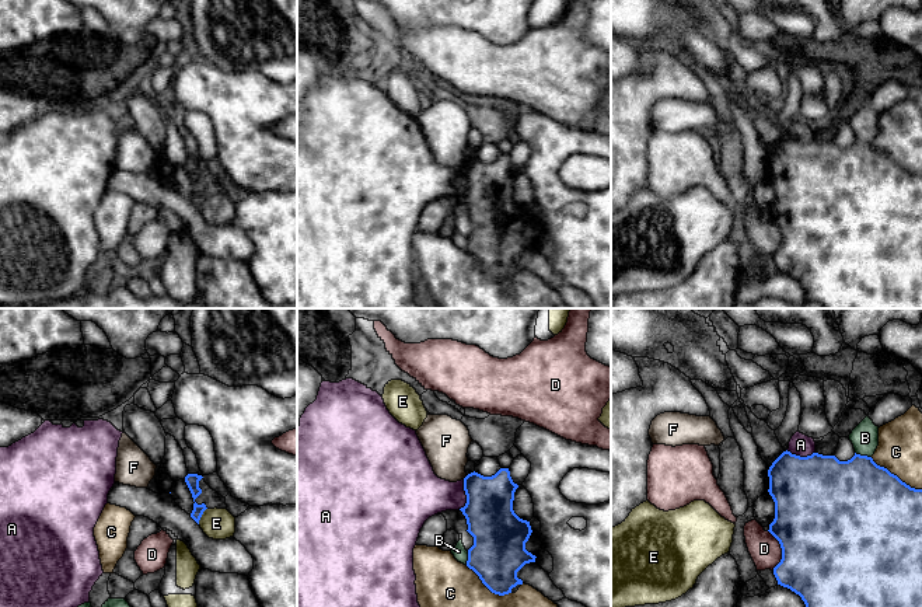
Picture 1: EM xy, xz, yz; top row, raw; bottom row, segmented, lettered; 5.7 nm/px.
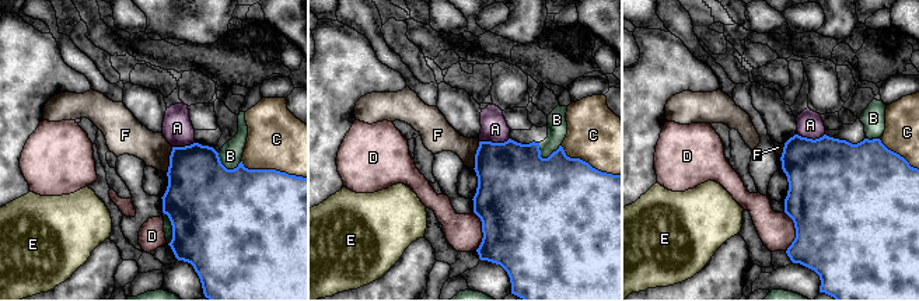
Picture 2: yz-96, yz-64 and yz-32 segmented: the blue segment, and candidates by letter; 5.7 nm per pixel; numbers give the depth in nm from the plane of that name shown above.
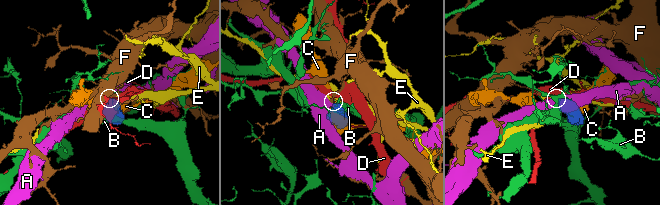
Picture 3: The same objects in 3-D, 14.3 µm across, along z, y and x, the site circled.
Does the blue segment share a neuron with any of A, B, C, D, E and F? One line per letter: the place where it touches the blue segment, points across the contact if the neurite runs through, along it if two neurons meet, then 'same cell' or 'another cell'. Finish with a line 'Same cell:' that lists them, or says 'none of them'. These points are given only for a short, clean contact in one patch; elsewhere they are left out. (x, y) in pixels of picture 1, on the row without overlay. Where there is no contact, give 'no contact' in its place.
A: contact xz (465, 180); another cell
B: contact yz (863, 142); another cell
C: contact yz (896, 161); another cell
D: contact yz (782, 236); border yz (768, 216), (781, 234), (781, 247), (774, 255); another cell
E: contact xy (201, 202); another cell
F: contact xz (465, 163); border xz (467, 161), (463, 164); another cell
Same cell: none of them

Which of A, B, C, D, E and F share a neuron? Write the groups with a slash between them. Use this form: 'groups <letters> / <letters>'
groups A / B / C / D / E / F

